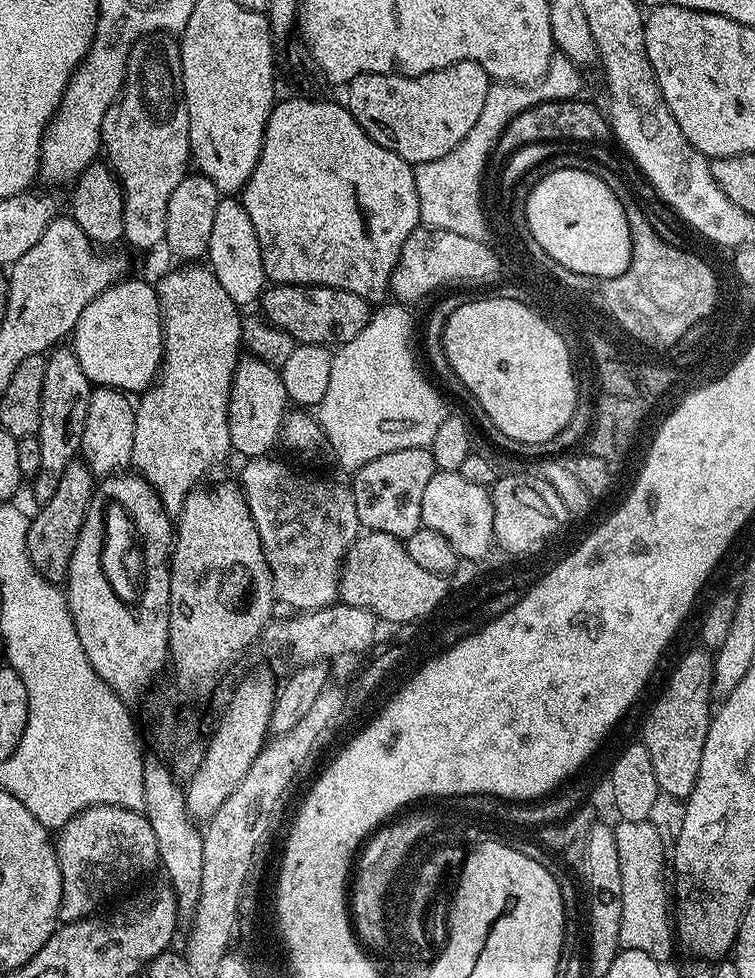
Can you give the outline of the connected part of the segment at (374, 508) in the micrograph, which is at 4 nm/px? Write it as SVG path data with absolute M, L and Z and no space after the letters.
M431 447L394 450L374 458L374 462L366 462L350 480L361 529L401 538L418 531L422 526L422 494L437 471Z

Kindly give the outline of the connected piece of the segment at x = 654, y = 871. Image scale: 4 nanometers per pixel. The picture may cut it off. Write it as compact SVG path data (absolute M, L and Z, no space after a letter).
M620 820L615 825L618 863L622 865L622 926L620 947L645 951L659 962L672 956L674 924L670 919L670 892L664 889L666 844L652 822Z

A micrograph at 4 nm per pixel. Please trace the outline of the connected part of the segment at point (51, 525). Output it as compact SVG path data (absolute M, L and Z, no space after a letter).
M80 458L71 460L66 470L62 470L62 478L58 482L58 490L54 490L54 498L41 503L40 513L31 517L26 534L26 550L38 574L42 574L46 579L60 582L67 577L70 558L74 554L82 522L92 505L93 491L94 477L88 465Z

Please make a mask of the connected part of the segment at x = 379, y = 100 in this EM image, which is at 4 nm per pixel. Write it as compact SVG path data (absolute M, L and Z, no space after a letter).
M465 60L421 76L362 74L355 76L346 86L346 107L360 123L362 130L366 130L368 137L378 142L378 146L398 154L407 164L415 166L422 162L434 162L435 159L450 154L450 150L454 150L458 142L470 134L474 122L478 122L478 114L482 114L489 83L490 77L478 62Z

